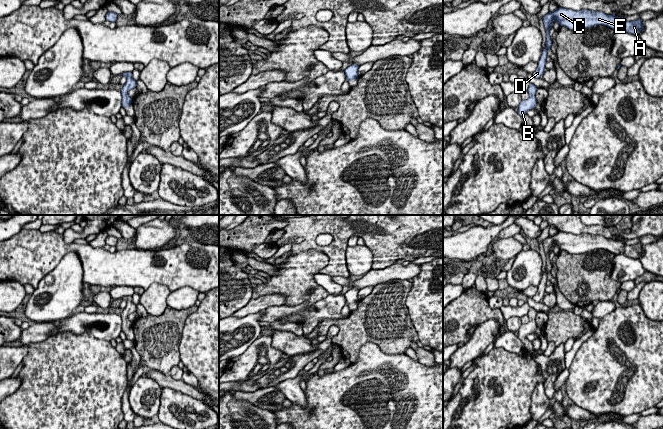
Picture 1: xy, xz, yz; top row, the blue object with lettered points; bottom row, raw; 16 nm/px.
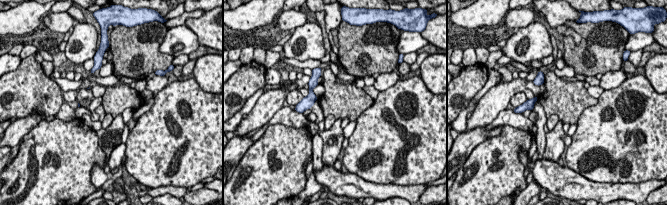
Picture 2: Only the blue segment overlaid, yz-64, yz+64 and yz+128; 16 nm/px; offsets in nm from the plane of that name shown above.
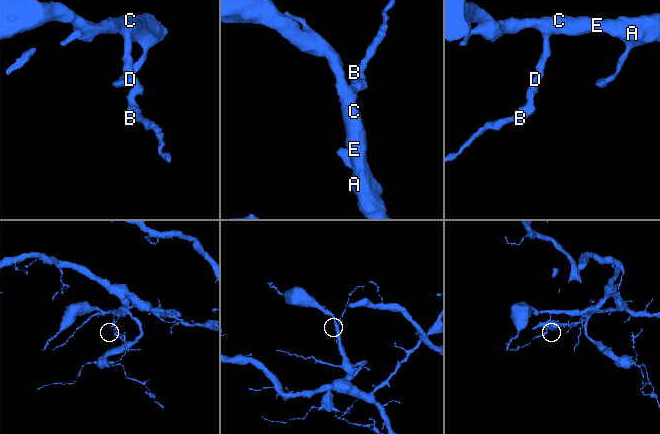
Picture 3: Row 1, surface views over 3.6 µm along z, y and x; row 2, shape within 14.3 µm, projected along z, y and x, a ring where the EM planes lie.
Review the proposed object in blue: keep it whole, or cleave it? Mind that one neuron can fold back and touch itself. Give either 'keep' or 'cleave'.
keep

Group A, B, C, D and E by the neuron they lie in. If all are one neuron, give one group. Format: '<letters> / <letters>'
A B C D E

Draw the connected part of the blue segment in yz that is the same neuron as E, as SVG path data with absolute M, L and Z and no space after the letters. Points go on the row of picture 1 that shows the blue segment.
M558 7L554 12L549 12L543 17L547 43L538 62L538 68L533 73L535 78L540 78L540 76L544 74L548 56L547 50L550 49L552 45L549 32L555 20L559 23L560 27L565 26L570 30L581 30L596 25L604 25L615 31L624 30L630 34L638 35L639 32L644 29L641 19L626 21L625 18L615 16L614 13L606 15L603 12L591 10L574 11Z

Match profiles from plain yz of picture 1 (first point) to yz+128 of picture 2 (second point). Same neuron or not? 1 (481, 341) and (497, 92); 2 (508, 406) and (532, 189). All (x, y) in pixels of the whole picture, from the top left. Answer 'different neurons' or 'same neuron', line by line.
1: same neuron
2: different neurons

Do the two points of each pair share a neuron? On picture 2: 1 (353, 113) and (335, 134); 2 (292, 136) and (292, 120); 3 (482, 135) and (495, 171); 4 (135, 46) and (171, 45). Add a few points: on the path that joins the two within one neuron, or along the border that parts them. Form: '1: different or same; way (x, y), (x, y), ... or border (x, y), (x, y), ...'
1: different; border (341, 119), (335, 120)
2: different; border (307, 125), (292, 127), (271, 124), (268, 127)
3: different; border (501, 127), (498, 135), (480, 142), (468, 157)
4: different; border (169, 29), (159, 50), (173, 57)

